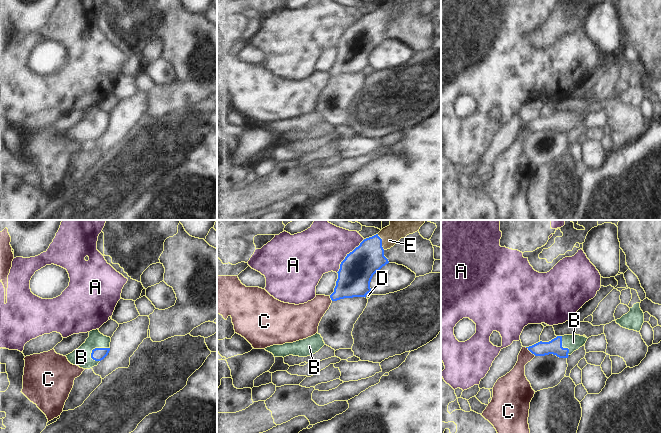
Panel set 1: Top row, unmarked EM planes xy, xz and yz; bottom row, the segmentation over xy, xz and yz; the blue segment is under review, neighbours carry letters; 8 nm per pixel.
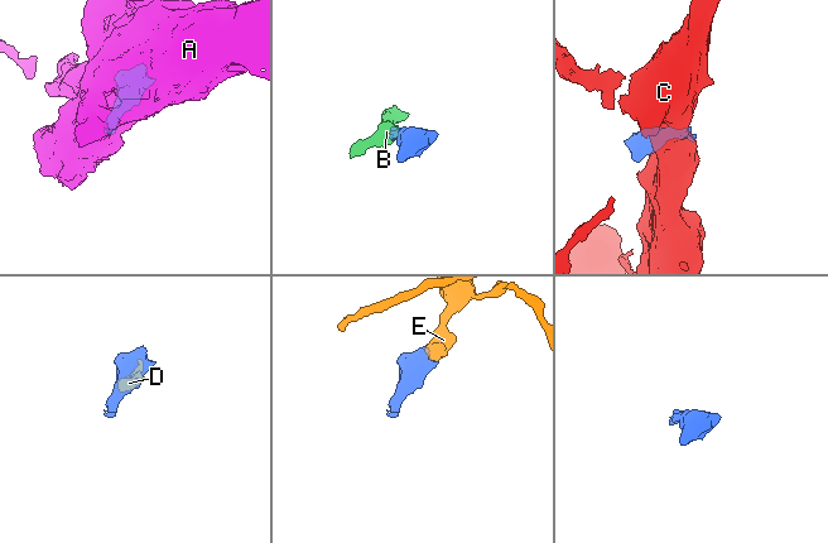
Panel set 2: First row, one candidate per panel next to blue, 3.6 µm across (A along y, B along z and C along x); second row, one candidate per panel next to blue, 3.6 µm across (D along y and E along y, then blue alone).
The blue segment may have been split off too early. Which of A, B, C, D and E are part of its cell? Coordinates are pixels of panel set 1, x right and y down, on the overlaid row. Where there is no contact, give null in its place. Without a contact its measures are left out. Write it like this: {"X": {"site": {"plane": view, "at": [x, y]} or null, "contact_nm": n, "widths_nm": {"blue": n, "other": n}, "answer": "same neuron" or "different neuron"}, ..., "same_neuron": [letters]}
{"A": {"site": {"plane": "xz", "at": [347, 255]}, "contact_nm": 360, "widths_nm": {"blue": 280, "other": 380}, "answer": "different neuron"}, "B": {"site": {"plane": "xy", "at": [96, 348]}, "contact_nm": 170, "widths_nm": {"blue": 110, "other": 150}, "answer": "same neuron"}, "C": {"site": {"plane": "yz", "at": [530, 351]}, "contact_nm": 110, "widths_nm": {"blue": 120, "other": 150}, "answer": "different neuron"}, "D": {"site": {"plane": "xz", "at": [367, 293]}, "contact_nm": 60, "widths_nm": {"blue": 280, "other": 40}, "answer": "different neuron"}, "E": {"site": {"plane": "xz", "at": [381, 242]}, "contact_nm": 140, "widths_nm": {"blue": 260, "other": 220}, "answer": "same neuron"}, "same_neuron": ["B", "E"]}

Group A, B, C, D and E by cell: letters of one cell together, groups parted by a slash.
A / B E / C / D

